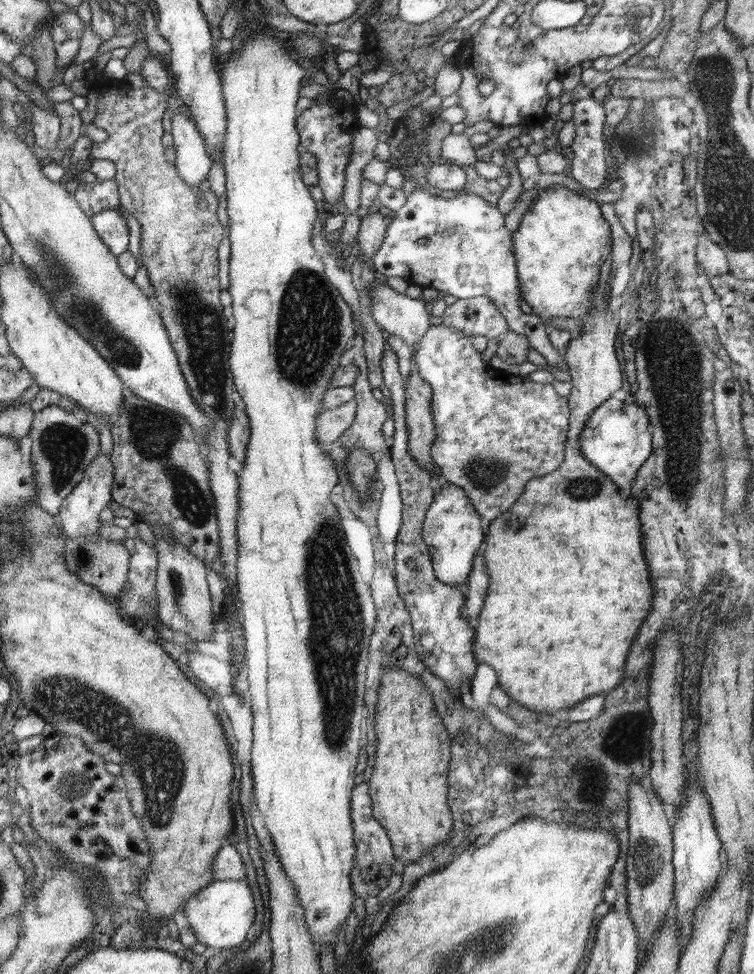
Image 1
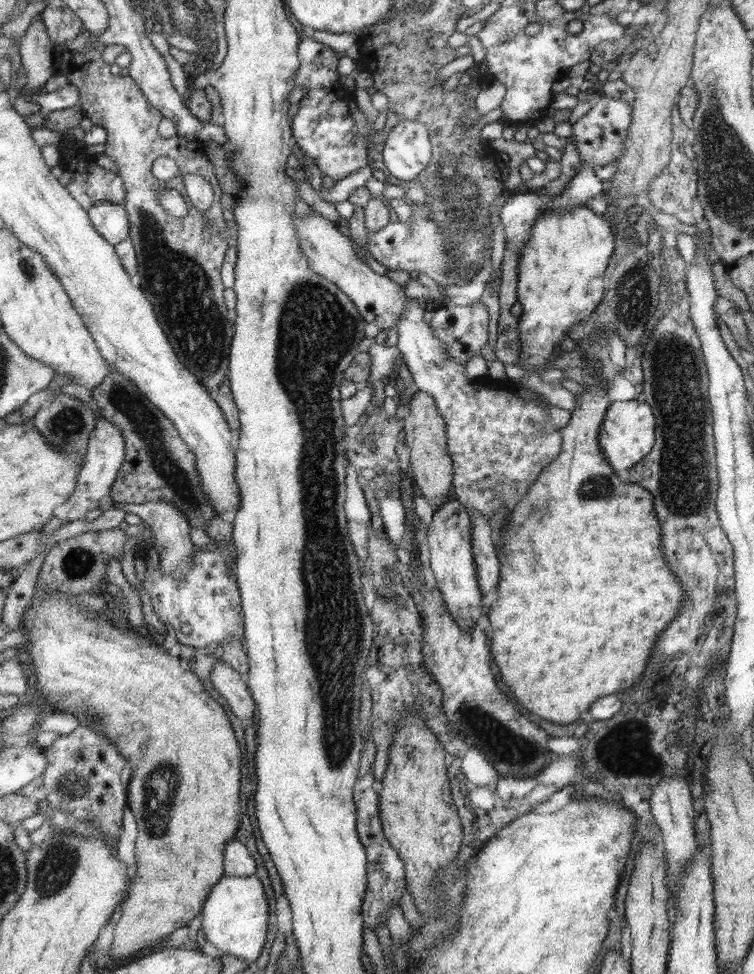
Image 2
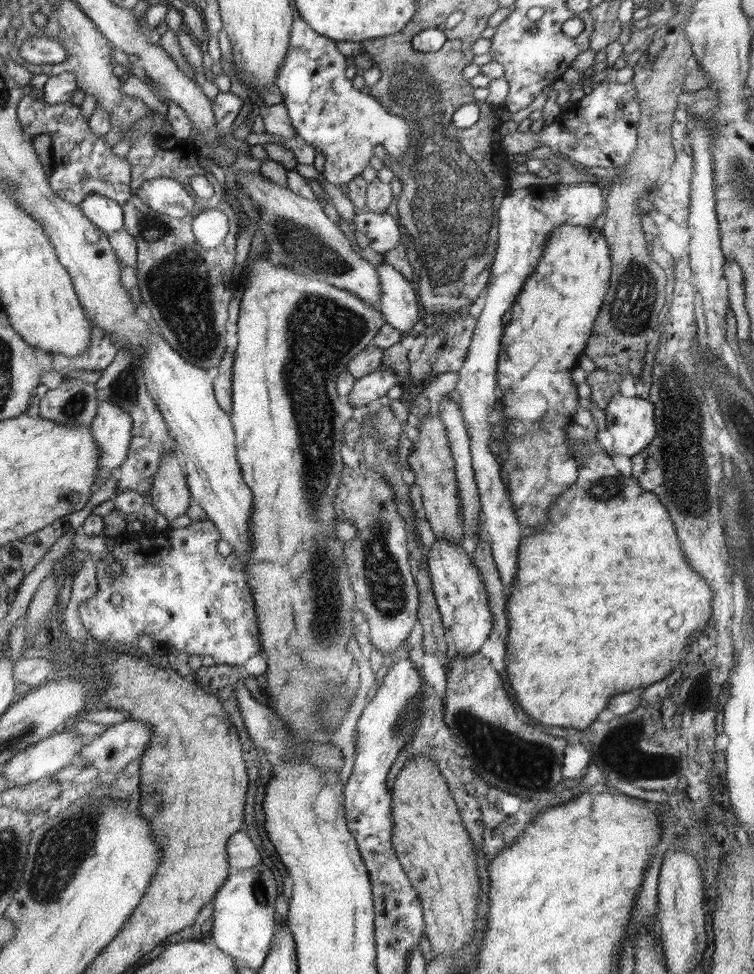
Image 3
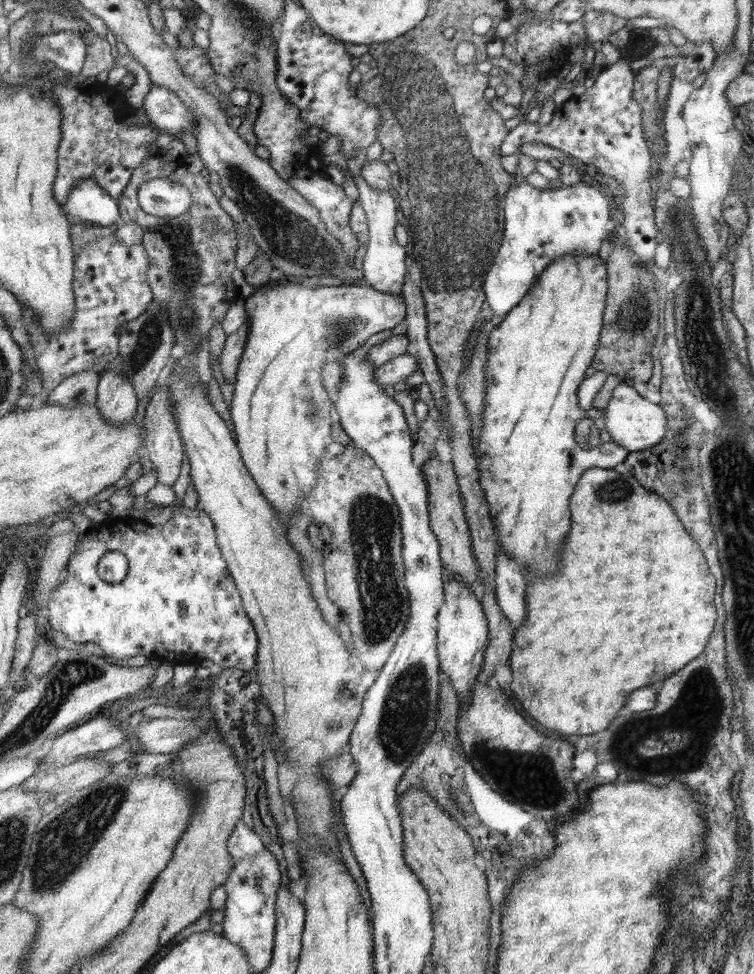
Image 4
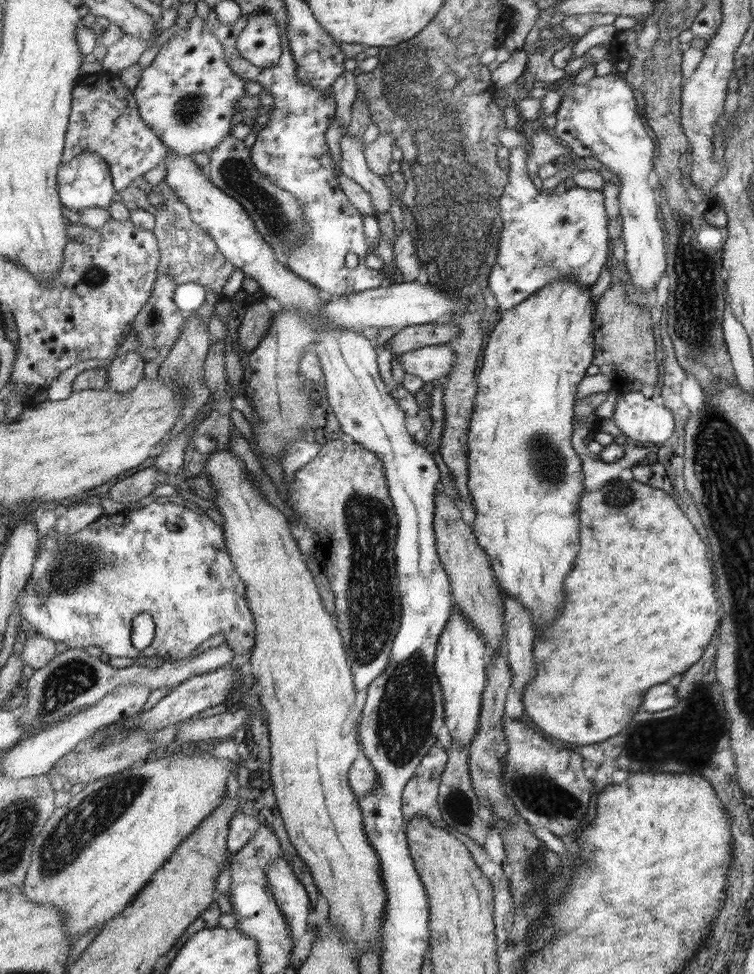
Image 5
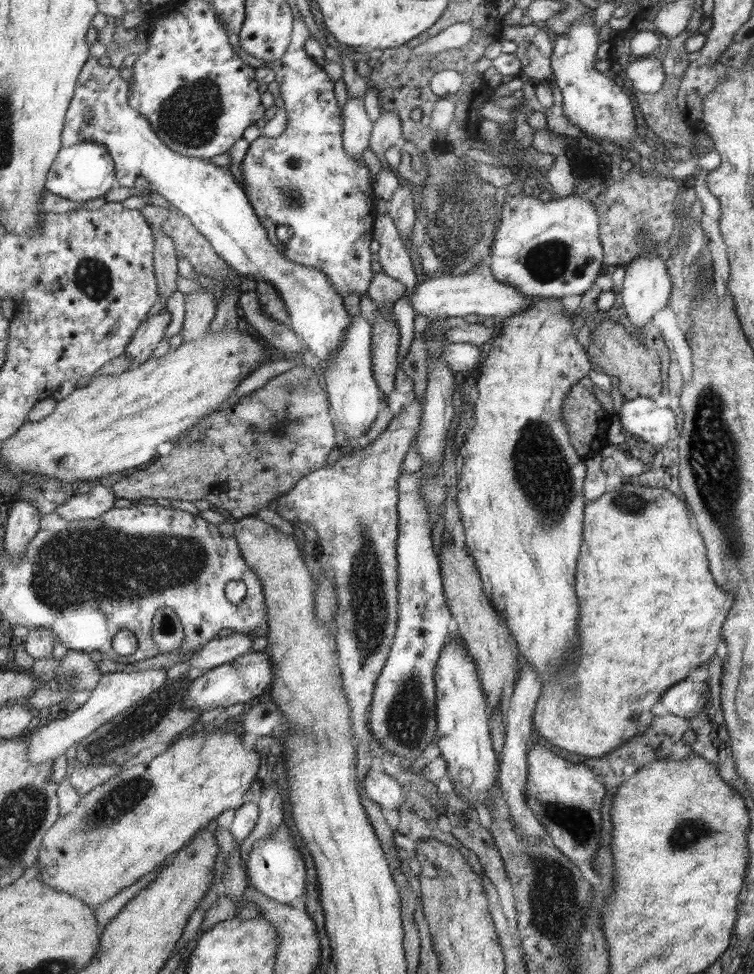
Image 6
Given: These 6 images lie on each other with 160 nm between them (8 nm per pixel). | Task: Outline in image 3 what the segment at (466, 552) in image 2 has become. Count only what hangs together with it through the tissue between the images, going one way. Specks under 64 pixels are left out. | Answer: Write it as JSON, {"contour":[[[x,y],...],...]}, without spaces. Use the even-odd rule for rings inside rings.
{"contour":[[[444,537],[436,538],[428,551],[426,563],[442,624],[452,636],[453,651],[462,658],[470,658],[480,651],[480,647],[489,640],[493,630],[487,590],[479,568],[473,563],[471,554],[466,553],[461,543],[454,543]]]}

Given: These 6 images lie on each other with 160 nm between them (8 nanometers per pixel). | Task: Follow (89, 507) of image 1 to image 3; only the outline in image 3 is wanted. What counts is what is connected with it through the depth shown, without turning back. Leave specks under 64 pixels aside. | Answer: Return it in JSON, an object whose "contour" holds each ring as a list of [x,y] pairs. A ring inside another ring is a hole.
{"contour":[[[103,400],[97,404],[97,413],[90,425],[96,444],[99,445],[98,486],[111,478],[115,468],[122,466],[134,438],[134,424],[128,412]]]}

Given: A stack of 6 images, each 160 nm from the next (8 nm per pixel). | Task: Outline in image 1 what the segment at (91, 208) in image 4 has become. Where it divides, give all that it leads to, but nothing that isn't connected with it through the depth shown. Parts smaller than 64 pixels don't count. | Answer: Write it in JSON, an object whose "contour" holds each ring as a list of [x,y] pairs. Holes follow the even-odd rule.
{"contour":[[[108,210],[91,217],[96,233],[108,245],[114,256],[120,256],[127,251],[129,230],[122,213],[118,210]]]}

